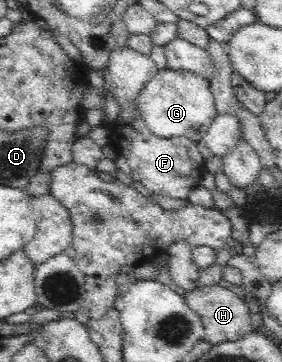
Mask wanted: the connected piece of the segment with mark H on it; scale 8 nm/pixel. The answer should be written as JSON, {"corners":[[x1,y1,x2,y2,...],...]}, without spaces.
{"corners":[[203,283,195,291,186,292,183,299,189,309,199,316,205,330,203,339,213,346,223,341,238,341,254,331,246,299,239,299,232,291,220,285]]}

